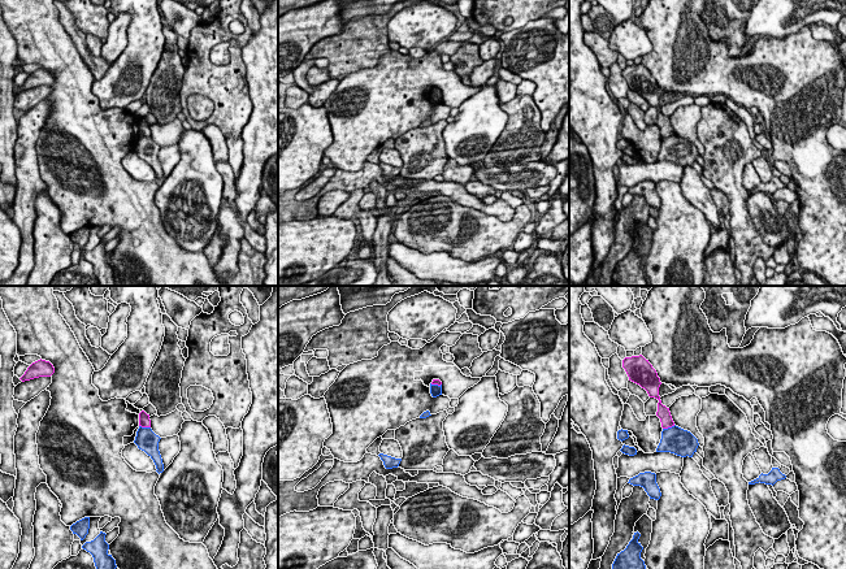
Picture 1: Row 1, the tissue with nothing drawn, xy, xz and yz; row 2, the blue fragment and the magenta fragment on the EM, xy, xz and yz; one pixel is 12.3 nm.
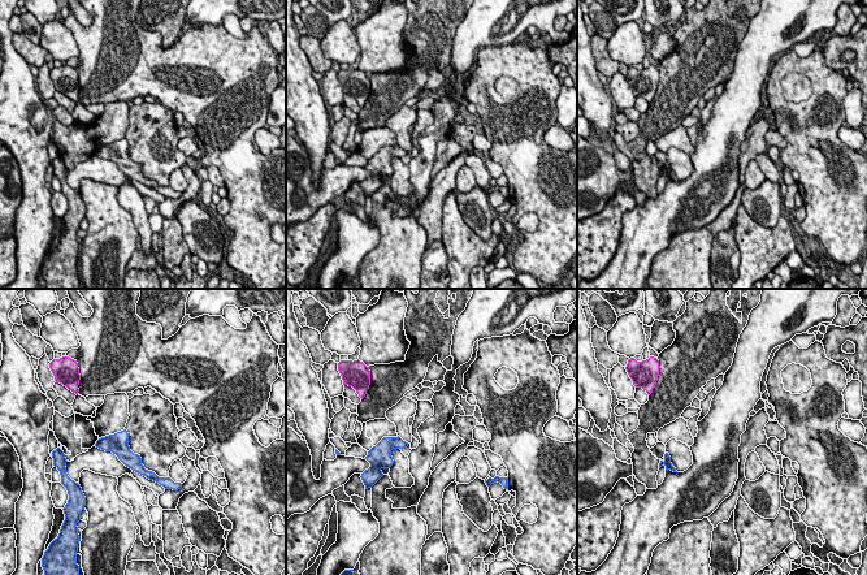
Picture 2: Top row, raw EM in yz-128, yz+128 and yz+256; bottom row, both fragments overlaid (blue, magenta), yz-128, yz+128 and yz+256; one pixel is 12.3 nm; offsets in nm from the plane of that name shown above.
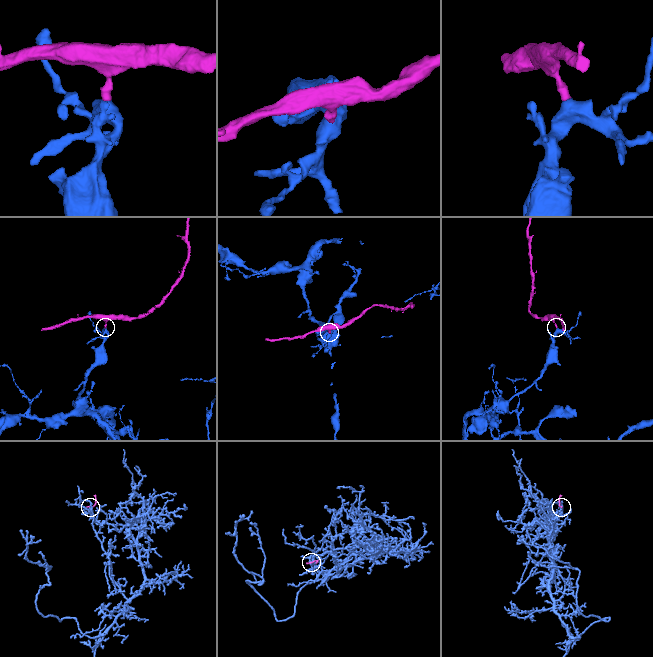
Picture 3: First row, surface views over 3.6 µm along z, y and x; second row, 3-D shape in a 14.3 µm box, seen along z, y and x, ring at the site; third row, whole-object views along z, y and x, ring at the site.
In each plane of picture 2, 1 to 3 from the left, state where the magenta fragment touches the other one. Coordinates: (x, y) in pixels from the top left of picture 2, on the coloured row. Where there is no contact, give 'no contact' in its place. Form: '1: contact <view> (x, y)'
1: no contact
2: no contact
3: no contact

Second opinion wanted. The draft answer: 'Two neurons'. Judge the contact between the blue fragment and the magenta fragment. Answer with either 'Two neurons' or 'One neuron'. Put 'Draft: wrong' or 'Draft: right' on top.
Draft: right
Two neurons

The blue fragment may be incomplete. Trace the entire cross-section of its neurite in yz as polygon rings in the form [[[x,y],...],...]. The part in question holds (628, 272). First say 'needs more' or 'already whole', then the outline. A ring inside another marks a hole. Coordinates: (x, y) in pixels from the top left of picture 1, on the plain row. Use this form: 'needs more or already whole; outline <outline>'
already whole; outline [[[637,240],[626,257],[617,262],[612,273],[612,286],[650,286],[645,270],[641,268],[643,256],[638,251],[641,243]]]

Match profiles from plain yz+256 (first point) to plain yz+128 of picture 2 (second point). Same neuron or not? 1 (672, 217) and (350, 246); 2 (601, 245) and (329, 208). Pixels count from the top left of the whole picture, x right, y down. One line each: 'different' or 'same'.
1: same
2: same

